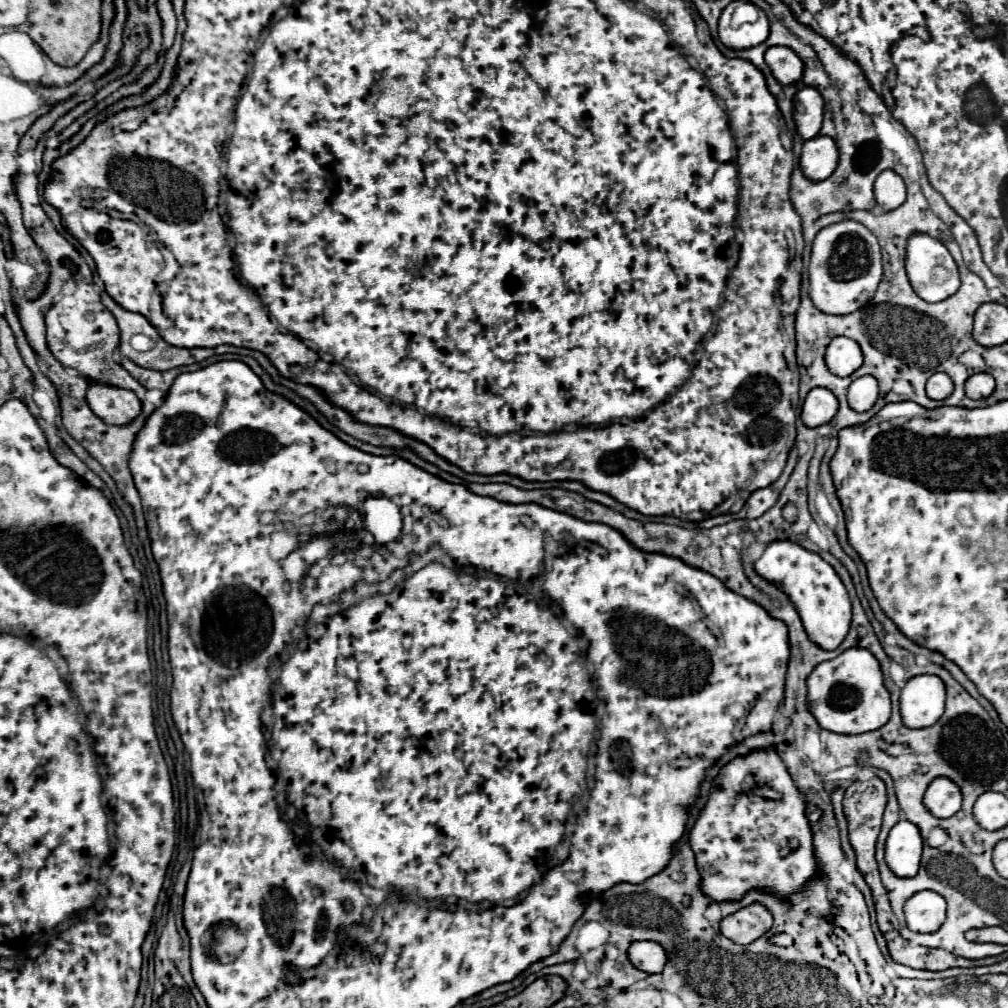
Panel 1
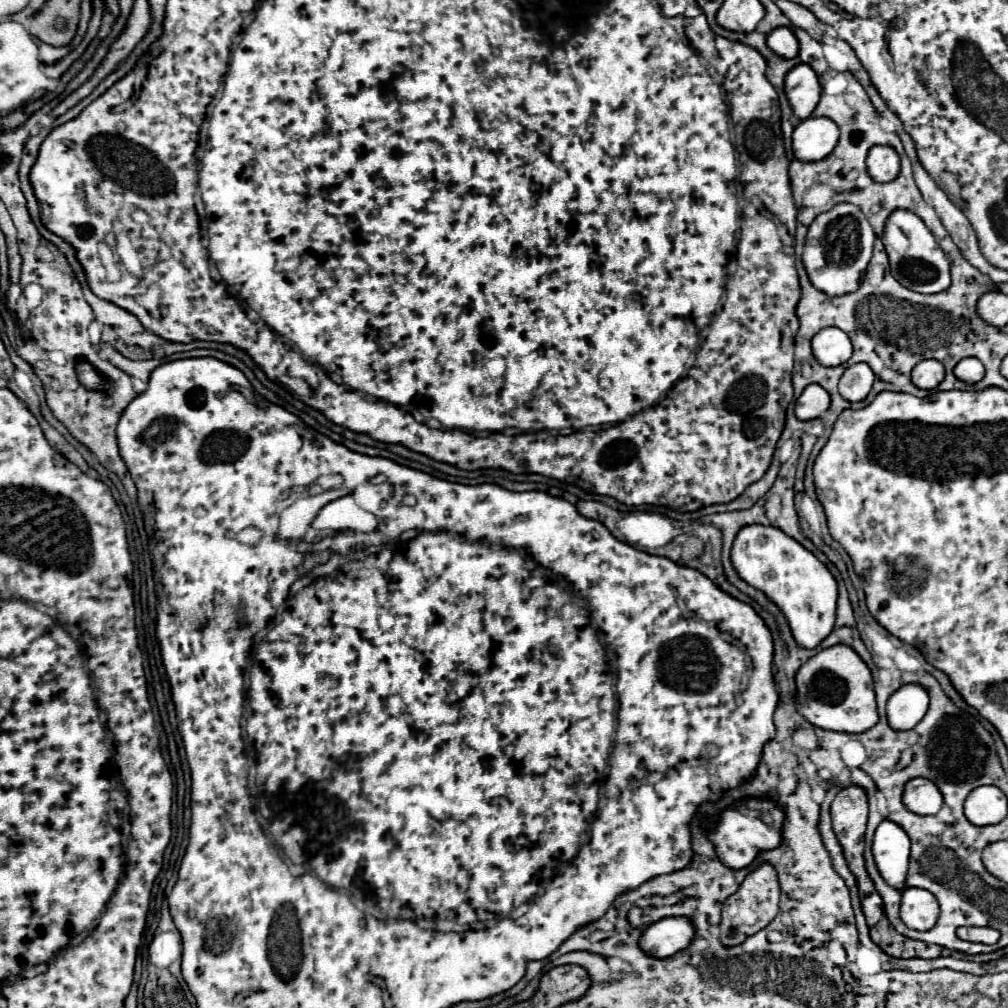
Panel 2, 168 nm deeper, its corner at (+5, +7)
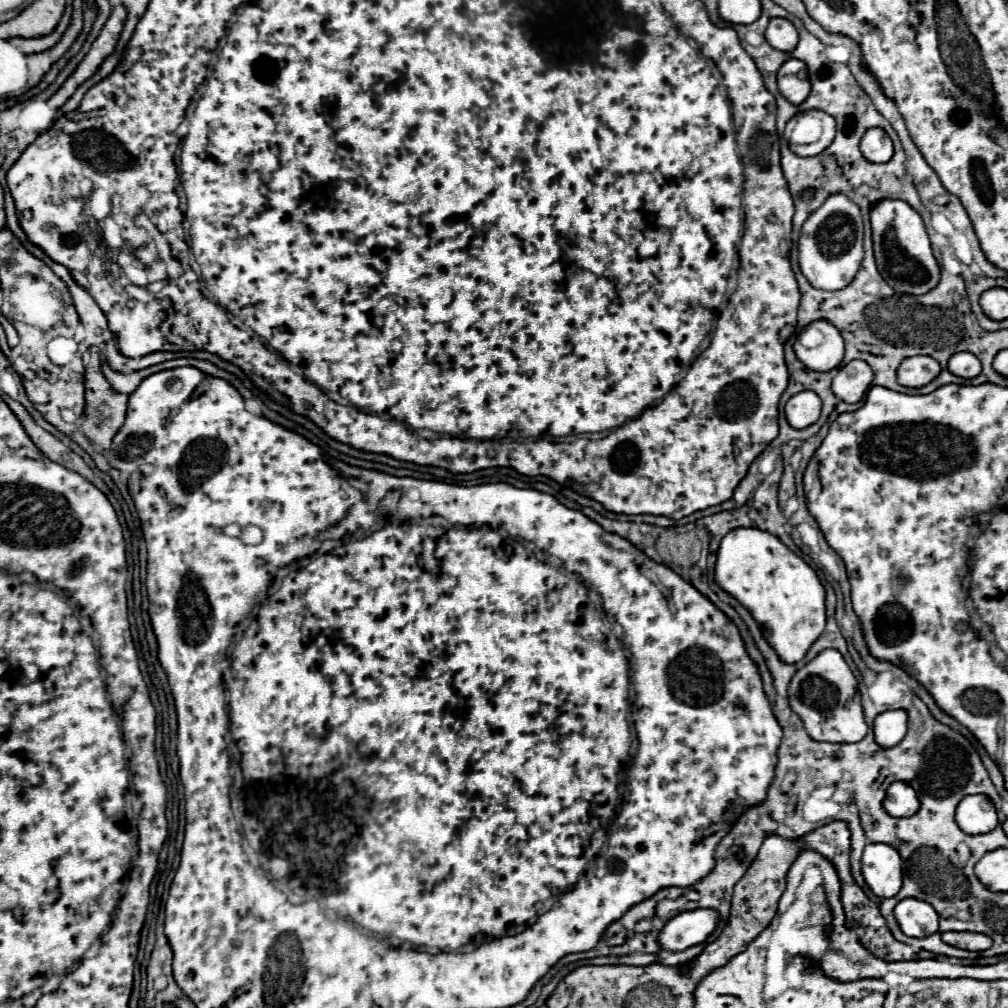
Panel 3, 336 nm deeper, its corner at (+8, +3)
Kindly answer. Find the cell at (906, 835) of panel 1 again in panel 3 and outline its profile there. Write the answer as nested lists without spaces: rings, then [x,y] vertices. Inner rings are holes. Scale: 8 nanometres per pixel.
[[[868,844],[862,854],[862,876],[880,898],[892,898],[902,888],[902,864],[898,852],[888,844]]]

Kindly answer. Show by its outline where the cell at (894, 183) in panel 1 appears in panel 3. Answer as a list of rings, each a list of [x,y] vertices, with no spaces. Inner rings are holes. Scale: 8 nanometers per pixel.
[[[870,128],[860,140],[860,150],[870,162],[888,162],[894,154],[892,140],[884,130]]]

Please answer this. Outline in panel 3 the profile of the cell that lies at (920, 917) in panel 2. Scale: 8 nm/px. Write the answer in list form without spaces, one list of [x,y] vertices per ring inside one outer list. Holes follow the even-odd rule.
[[[904,898],[896,904],[894,916],[906,936],[926,938],[938,932],[938,914],[928,902],[916,898]]]

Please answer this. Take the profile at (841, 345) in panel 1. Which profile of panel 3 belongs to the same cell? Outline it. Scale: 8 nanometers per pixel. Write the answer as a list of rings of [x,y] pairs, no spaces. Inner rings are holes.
[[[826,320],[808,324],[796,338],[796,358],[810,370],[828,372],[842,362],[844,340],[840,332]]]

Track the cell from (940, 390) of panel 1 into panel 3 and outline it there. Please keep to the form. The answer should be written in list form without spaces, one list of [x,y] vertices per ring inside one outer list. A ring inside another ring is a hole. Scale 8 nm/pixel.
[[[914,356],[902,360],[896,374],[898,374],[898,384],[920,388],[932,382],[940,374],[940,364],[930,356]]]

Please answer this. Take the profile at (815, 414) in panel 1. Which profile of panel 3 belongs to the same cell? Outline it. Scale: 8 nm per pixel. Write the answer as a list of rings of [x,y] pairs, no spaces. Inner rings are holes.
[[[804,390],[794,394],[788,402],[786,402],[786,420],[792,428],[808,428],[810,424],[814,424],[820,416],[822,410],[822,402],[820,398],[812,392],[812,390]]]

